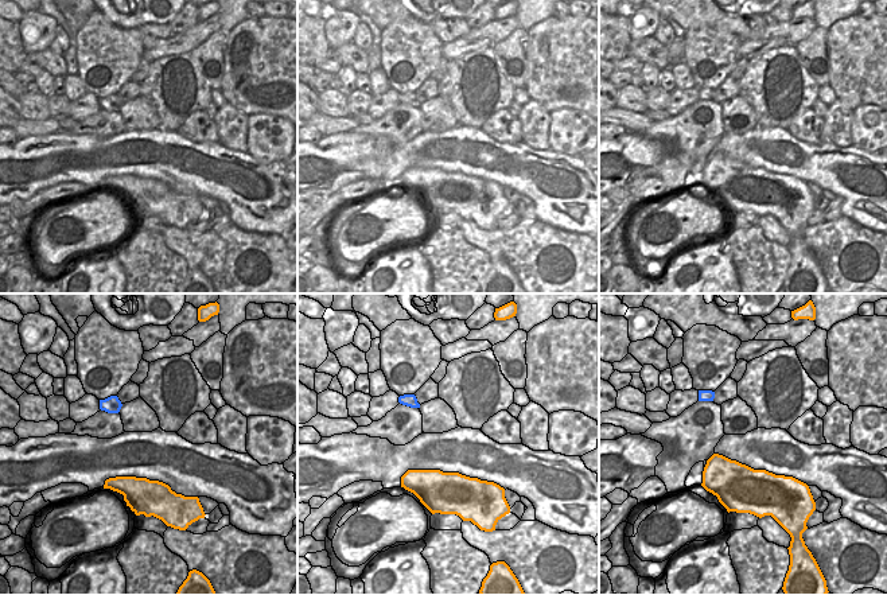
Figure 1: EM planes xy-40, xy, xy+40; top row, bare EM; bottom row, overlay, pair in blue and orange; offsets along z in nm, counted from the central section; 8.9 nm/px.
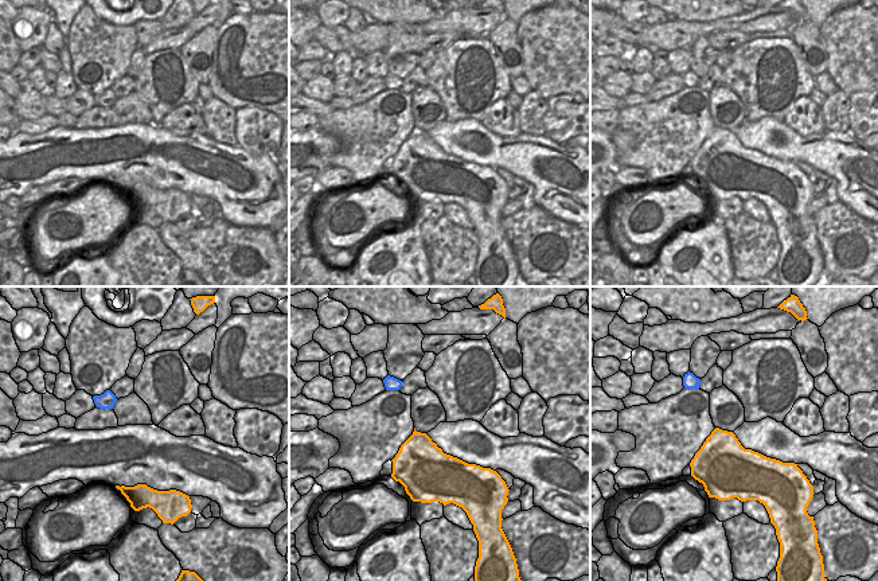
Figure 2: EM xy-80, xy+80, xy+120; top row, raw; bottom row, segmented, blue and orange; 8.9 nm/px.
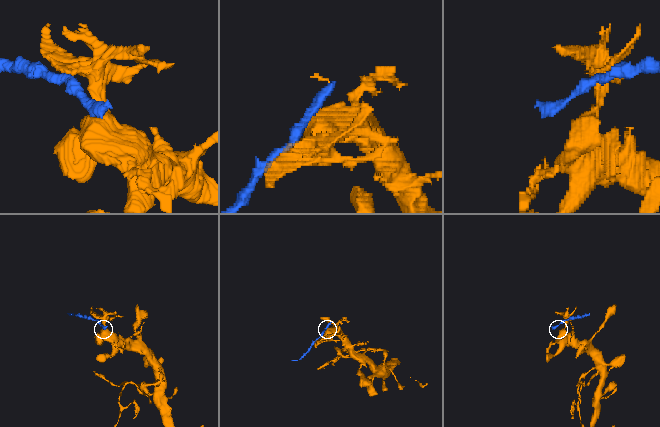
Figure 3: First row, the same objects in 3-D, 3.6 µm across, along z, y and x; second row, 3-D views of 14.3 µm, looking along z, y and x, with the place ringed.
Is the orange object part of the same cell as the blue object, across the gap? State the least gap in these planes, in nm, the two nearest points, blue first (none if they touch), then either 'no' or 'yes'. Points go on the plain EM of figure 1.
gap 480 nm; span xy+40 (712, 98), (714, 152); no

